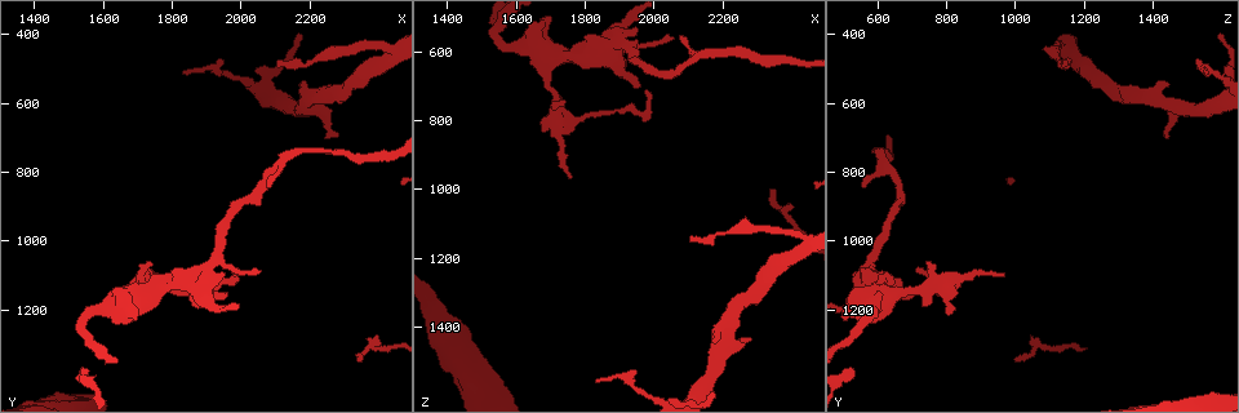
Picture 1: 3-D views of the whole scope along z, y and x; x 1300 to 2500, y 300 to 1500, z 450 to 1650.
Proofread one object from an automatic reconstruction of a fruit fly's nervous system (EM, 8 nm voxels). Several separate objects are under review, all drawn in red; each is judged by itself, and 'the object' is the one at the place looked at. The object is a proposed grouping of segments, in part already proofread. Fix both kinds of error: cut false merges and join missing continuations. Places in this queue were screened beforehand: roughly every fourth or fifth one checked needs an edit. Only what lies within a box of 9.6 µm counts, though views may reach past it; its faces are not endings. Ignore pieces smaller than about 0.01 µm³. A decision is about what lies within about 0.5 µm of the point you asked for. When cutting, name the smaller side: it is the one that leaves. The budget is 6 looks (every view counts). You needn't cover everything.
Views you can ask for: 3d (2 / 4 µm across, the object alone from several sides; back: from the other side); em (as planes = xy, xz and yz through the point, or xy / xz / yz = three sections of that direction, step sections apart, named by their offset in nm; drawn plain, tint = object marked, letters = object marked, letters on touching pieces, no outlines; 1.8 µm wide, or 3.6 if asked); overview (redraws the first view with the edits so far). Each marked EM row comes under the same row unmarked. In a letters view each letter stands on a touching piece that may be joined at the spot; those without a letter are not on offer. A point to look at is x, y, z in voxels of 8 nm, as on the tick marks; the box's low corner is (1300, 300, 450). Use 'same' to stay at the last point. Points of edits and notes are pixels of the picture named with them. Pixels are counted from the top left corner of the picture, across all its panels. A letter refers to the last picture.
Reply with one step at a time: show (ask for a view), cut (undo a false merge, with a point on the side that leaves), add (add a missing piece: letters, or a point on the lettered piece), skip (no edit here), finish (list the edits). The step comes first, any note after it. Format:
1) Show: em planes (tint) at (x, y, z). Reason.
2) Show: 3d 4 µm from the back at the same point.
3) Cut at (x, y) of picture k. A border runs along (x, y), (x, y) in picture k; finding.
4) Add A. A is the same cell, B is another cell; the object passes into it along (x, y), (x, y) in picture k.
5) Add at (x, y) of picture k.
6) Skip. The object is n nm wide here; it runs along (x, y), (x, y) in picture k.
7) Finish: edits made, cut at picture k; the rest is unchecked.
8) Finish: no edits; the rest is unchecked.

Show: 3d 4 µm at (2280, 700, 1430). An open end.

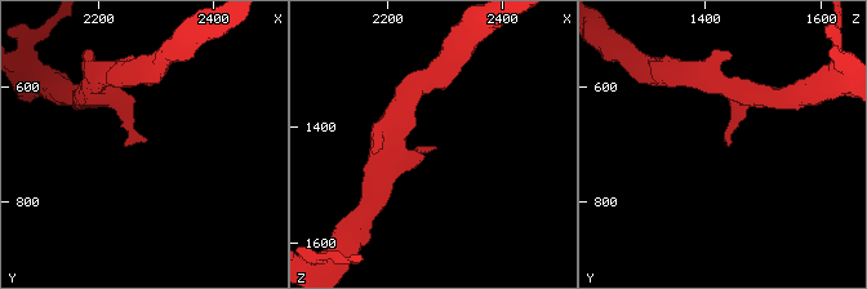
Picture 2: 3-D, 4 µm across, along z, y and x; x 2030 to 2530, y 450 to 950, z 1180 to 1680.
Show: em xy step 8 (tint) at (2285, 690, 1430). Now the EM.

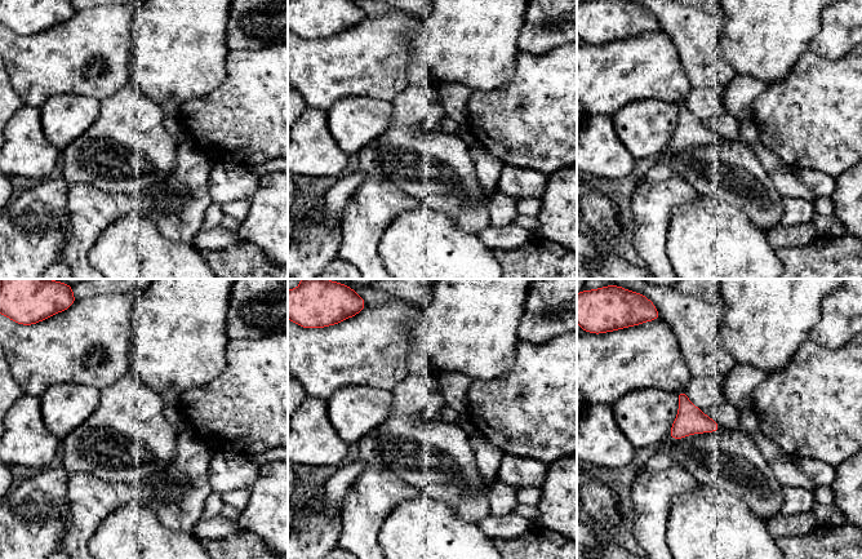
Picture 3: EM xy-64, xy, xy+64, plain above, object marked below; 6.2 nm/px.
Show: em planes (letters) at the same point.

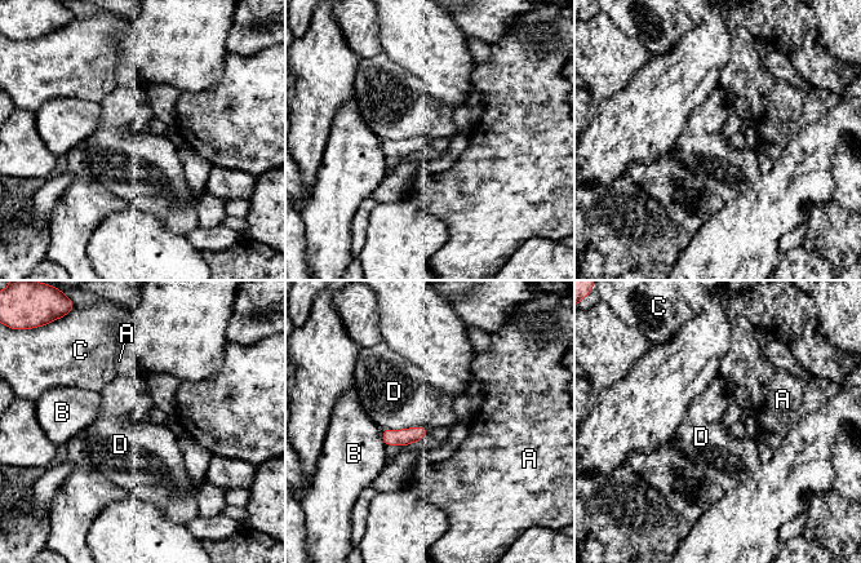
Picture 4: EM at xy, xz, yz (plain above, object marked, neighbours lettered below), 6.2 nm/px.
Skip. A, B, C and D are other cells; a border runs along (427, 428), (409, 426), (382, 430) in picture 4; none of them fits.

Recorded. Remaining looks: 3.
Show: 3d 2 µm at (1740, 1060, 740). An open end.

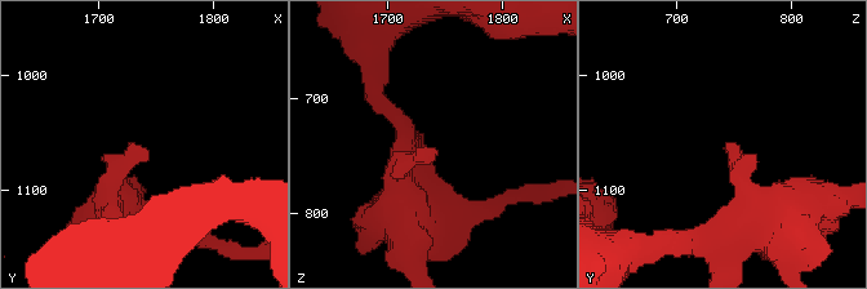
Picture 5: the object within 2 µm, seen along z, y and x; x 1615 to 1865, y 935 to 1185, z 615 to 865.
Show: em planes (letters) at (1736, 1066, 744).

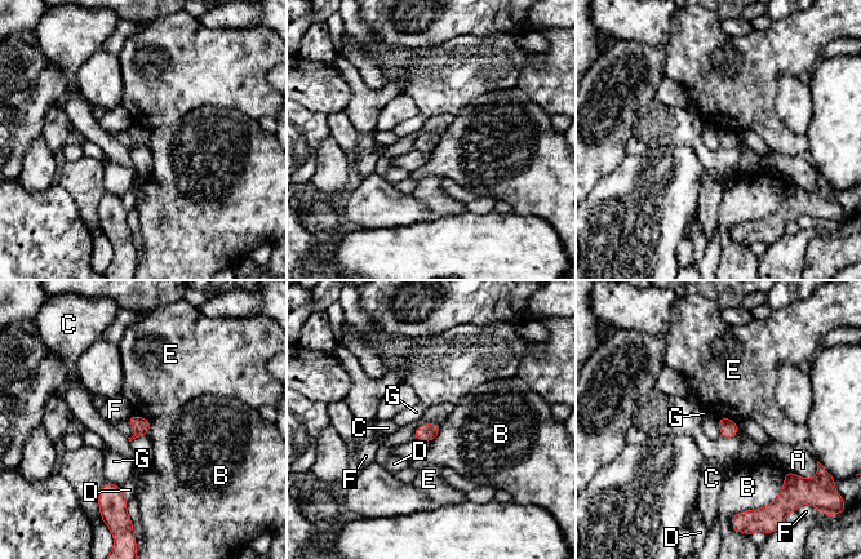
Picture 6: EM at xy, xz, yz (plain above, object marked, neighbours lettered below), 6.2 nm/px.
Skip. The object is 100 nm wide here; A, B, C, D, E, F and G are other cells; no lettered piece goes on from it.

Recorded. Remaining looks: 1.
Show: em 3.6 µm planes (letters) at (2100, 480, 1160). End of a long branch.

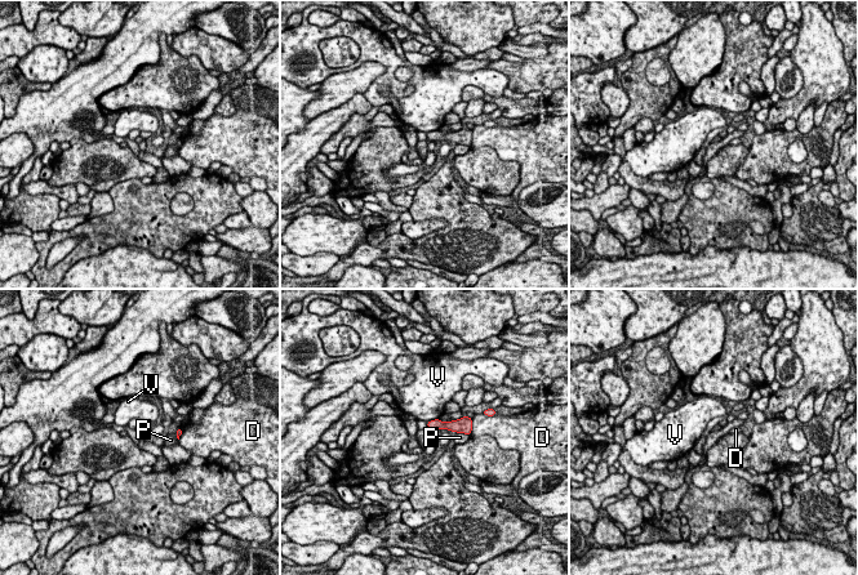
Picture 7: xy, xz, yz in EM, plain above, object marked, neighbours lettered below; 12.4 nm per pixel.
Skip. The object is 130 nm wide here; D, P and V are other cells; none of them fits.

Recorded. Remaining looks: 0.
Finish: no edits; the rest is unchecked.

